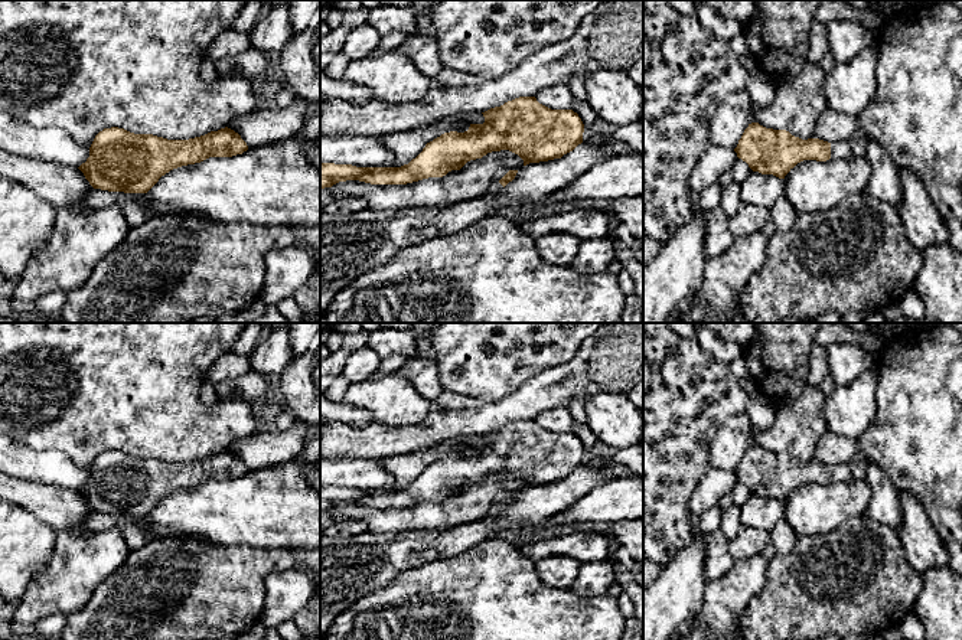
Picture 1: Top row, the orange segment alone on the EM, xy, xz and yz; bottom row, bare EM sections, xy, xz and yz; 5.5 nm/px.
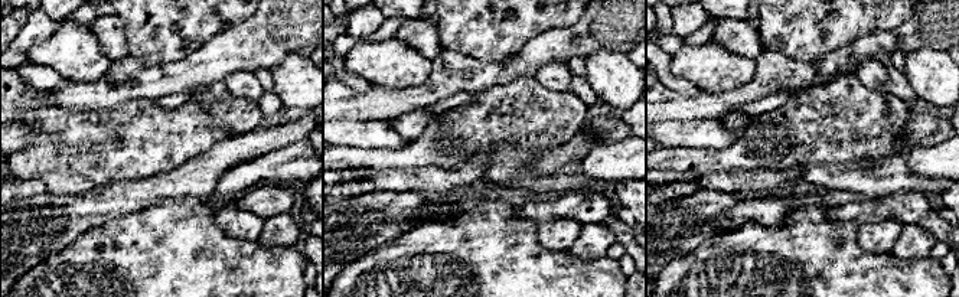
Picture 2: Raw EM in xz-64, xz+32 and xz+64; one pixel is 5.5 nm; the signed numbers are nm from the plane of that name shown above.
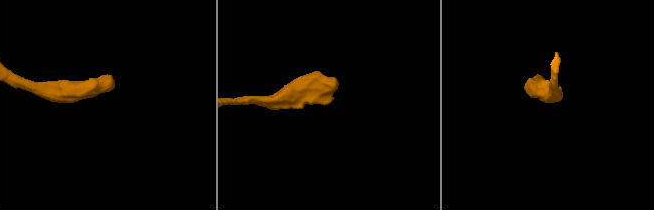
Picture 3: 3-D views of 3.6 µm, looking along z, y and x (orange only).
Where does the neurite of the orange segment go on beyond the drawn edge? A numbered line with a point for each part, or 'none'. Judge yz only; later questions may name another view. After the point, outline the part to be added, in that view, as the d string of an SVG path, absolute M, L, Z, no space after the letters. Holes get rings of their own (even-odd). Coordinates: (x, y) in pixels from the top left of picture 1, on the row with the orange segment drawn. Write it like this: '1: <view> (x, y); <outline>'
1: yz (841, 149); M841 140L831 143L831 159L847 160L852 156L850 141Z

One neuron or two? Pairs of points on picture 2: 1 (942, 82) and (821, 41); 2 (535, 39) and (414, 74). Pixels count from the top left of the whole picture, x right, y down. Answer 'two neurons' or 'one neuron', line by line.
1: two neurons
2: two neurons

